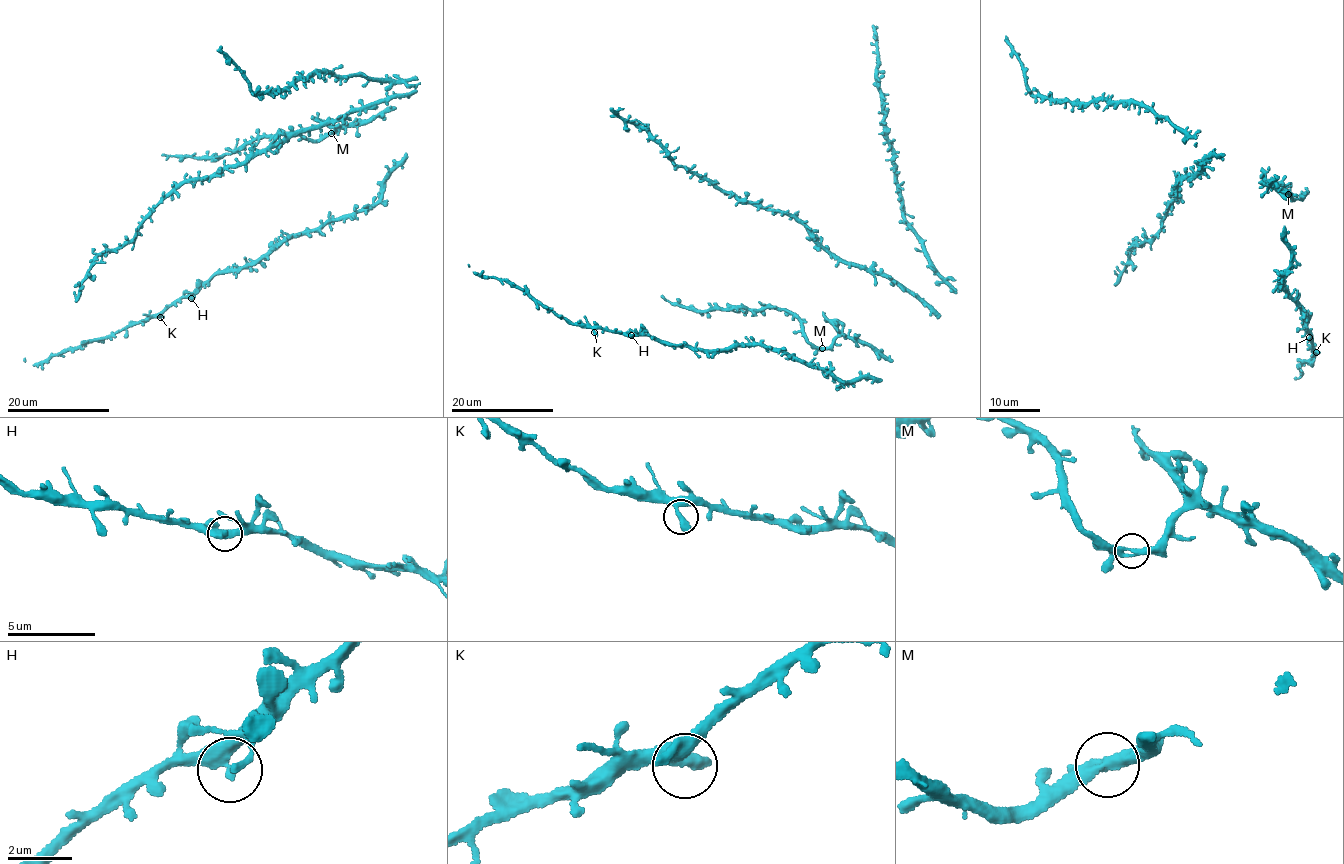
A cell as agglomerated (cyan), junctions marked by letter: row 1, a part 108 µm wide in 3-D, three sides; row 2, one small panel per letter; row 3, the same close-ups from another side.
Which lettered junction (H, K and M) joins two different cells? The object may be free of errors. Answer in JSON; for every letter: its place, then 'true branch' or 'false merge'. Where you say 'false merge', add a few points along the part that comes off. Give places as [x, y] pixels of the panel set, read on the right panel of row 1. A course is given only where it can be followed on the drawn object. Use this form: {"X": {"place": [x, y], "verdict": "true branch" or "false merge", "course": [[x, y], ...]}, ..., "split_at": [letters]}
{"H": {"place": [1309, 337], "verdict": "true branch"}, "K": {"place": [1316, 352], "verdict": "true branch"}, "M": {"place": [1288, 194], "verdict": "true branch"}, "split_at": []}

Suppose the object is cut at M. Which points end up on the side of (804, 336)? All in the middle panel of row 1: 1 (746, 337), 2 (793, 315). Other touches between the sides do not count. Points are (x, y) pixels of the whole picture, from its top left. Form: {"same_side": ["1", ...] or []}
{"same_side": ["2"]}

